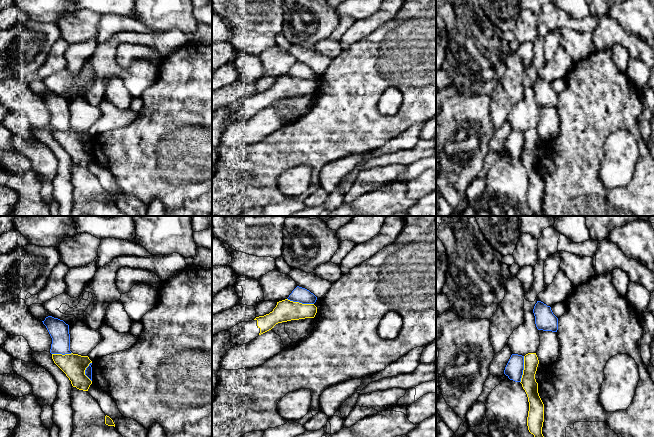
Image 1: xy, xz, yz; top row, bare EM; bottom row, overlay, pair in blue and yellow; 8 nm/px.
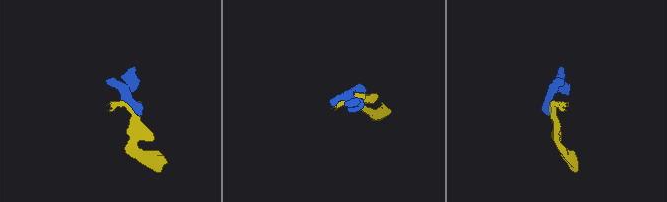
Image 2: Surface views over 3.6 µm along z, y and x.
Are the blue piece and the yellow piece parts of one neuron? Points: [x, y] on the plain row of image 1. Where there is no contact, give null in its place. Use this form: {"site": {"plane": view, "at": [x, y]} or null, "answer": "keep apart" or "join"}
{"site": {"plane": "xz", "at": [300, 78]}, "answer": "keep apart"}

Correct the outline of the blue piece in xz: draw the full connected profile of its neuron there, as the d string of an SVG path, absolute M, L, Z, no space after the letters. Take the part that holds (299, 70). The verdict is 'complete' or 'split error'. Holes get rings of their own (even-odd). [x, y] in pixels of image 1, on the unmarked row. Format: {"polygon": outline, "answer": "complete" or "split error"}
{"polygon": "M297 62L287 75L302 80L314 80L317 76L317 73L309 66Z", "answer": "complete"}

